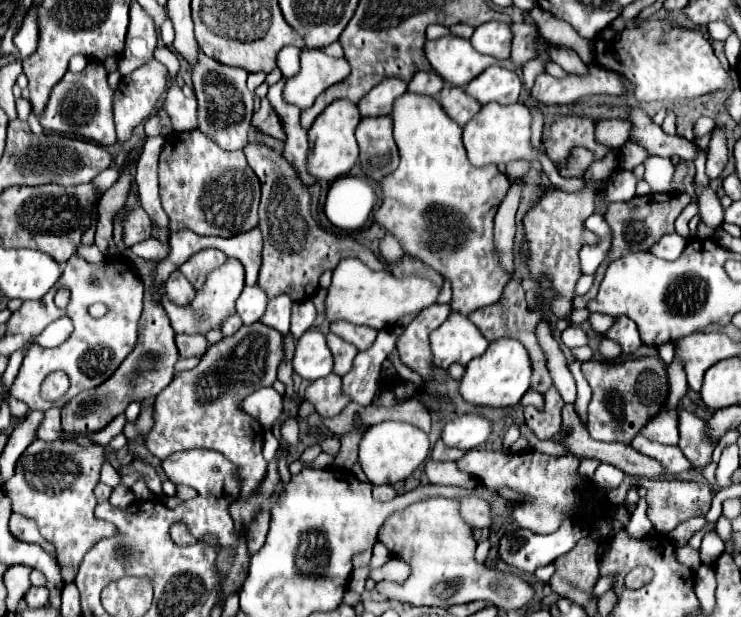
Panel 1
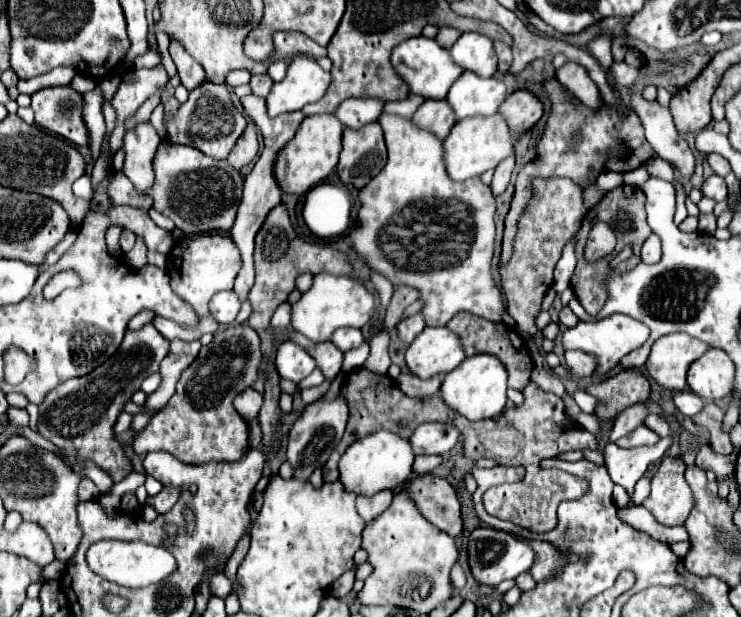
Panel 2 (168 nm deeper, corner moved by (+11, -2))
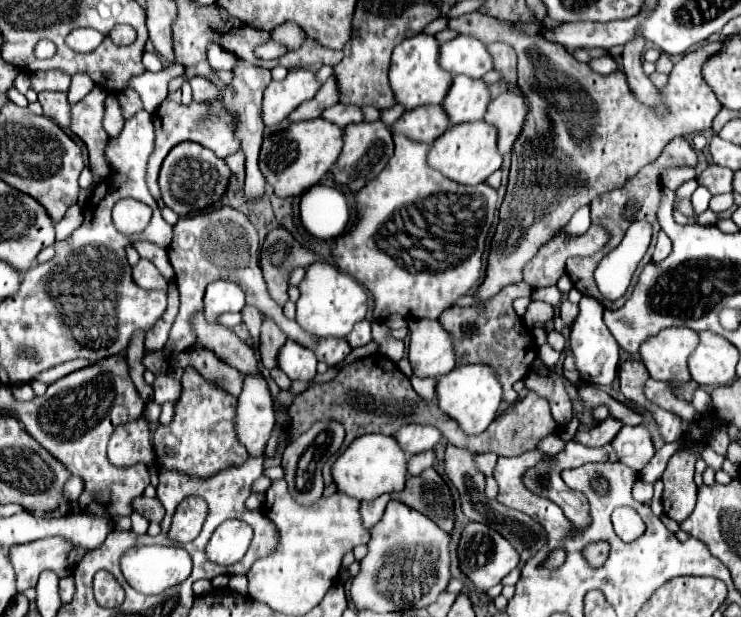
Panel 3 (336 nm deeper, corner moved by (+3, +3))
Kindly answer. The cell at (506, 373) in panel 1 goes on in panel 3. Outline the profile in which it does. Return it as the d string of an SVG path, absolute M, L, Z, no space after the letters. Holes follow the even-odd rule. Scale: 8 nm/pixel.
M467 364L453 368L449 374L437 378L435 392L441 412L453 418L465 434L481 434L483 430L487 430L501 404L501 384L493 370L483 364Z

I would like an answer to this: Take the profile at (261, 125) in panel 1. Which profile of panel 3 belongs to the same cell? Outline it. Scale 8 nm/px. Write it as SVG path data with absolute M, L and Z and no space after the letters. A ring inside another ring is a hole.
M239 150L237 154L225 158L225 162L227 162L229 170L233 170L233 174L237 176L237 182L243 184L243 180L245 180L245 156L243 156L243 152Z

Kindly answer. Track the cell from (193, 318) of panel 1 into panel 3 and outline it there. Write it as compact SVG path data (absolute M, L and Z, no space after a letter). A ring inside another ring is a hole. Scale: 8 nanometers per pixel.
M223 206L215 212L209 214L199 214L199 216L185 216L179 218L177 224L173 226L173 242L167 248L171 266L175 270L175 282L179 288L179 314L177 320L171 328L169 340L165 344L165 354L173 356L179 354L183 350L187 350L189 346L193 346L197 342L195 332L191 328L189 318L203 308L203 294L209 282L213 280L229 280L235 282L237 286L241 286L247 294L247 304L253 304L261 310L263 316L275 320L275 324L287 334L289 340L295 340L297 344L313 350L313 354L317 354L317 360L333 366L337 362L341 362L343 358L349 356L351 346L347 344L347 340L343 338L313 338L311 334L307 334L303 328L299 328L299 324L295 320L285 320L283 318L283 308L277 306L267 292L261 268L259 268L259 236L257 236L257 228L249 222L249 218L245 214L241 214L239 210L231 208L231 206Z

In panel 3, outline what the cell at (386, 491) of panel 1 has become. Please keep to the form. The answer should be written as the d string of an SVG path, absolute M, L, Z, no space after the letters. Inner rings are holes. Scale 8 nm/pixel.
M383 494L383 496L379 496L379 498L371 500L371 502L361 502L359 512L361 512L363 526L365 526L367 530L371 530L371 528L381 520L387 502L389 502L389 494Z

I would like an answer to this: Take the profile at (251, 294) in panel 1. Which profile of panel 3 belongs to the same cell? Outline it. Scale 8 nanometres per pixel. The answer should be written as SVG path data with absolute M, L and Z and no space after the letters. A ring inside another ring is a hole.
M217 280L211 282L205 290L205 318L213 324L217 322L219 314L241 312L243 306L245 306L245 292L233 282Z

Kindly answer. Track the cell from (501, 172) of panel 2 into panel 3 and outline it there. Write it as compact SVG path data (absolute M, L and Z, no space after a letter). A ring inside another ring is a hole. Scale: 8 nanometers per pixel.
M507 90L489 102L485 122L497 126L497 148L501 154L511 152L511 146L523 128L525 114L527 106L517 92Z

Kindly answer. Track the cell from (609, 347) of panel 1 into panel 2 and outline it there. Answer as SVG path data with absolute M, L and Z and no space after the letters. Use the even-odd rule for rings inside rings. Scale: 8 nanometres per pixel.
M565 351L565 361L569 365L569 371L579 377L589 377L597 369L597 357L585 351Z

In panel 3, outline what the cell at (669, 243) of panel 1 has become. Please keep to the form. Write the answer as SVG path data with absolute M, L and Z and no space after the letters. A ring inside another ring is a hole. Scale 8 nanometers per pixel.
M661 230L661 232L659 232L659 238L657 238L657 246L655 246L653 262L661 262L661 260L665 260L665 258L669 256L669 252L671 252L671 240L669 240L669 236Z

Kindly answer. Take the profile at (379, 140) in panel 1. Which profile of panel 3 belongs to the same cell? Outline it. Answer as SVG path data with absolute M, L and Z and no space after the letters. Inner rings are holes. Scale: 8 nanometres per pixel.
M379 120L371 122L371 124L367 124L367 122L349 124L343 130L343 150L341 150L337 164L333 168L333 178L339 186L347 186L351 192L357 192L369 180L377 178L377 174L385 168L385 164L389 162L391 156L393 156L391 132Z

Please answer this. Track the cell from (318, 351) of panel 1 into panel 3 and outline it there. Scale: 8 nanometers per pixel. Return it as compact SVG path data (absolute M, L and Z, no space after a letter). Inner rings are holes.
M287 340L277 354L277 364L291 380L307 382L307 380L313 380L315 376L317 358L311 350L303 348L301 344Z

